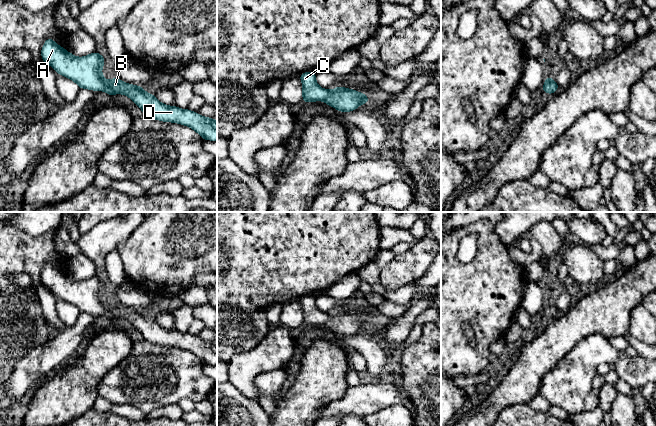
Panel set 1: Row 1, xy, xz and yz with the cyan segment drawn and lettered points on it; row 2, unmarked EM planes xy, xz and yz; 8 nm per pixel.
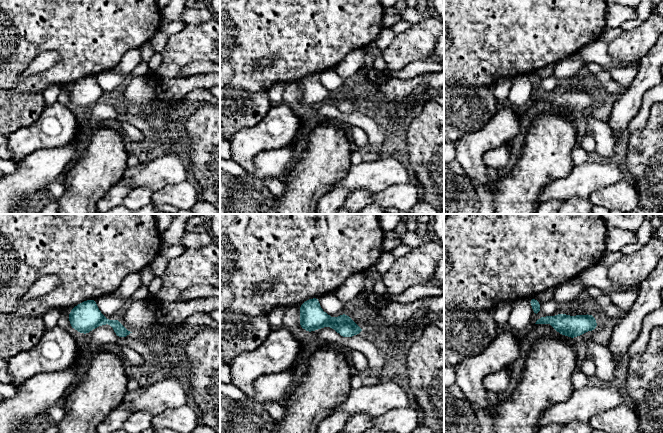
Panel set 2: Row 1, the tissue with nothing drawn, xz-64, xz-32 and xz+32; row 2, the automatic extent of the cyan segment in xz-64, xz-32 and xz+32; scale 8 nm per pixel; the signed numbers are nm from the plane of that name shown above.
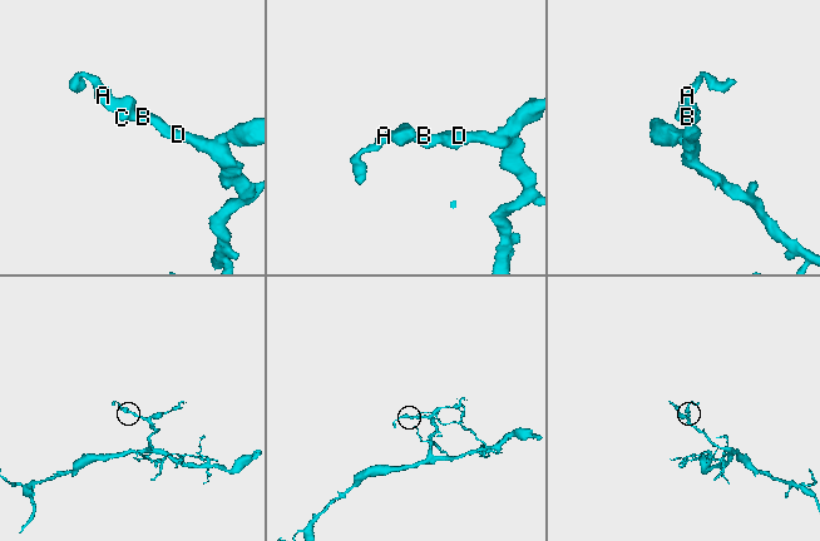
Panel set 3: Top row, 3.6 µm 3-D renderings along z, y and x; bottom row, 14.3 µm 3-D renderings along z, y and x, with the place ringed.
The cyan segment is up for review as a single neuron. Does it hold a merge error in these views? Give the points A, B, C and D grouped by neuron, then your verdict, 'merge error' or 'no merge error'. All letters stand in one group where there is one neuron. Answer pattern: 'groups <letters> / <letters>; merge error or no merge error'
groups A B C D; no merge error

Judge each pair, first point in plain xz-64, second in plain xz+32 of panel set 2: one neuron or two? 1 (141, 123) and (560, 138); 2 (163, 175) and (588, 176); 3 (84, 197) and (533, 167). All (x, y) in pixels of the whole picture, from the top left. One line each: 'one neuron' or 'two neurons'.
1: two neurons
2: one neuron
3: one neuron

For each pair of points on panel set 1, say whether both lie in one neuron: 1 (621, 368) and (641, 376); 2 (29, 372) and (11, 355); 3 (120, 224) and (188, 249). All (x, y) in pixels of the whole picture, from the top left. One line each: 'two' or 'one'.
1: one
2: two
3: two

